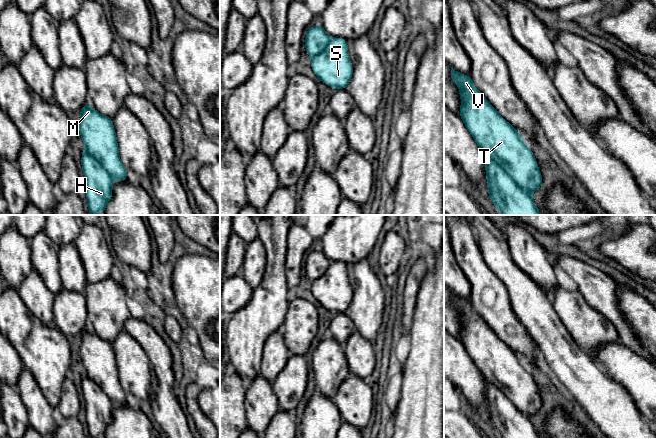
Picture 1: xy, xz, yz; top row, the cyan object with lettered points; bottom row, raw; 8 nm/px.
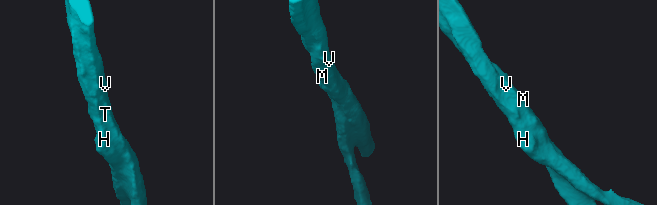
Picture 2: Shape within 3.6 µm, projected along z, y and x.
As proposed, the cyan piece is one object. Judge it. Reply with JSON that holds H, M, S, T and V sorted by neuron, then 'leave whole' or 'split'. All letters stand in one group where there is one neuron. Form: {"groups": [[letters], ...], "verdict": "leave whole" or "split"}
{"groups": [["H"], ["M", "S", "T", "V"]], "verdict": "split"}

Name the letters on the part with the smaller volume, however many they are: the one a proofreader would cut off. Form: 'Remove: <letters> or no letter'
Remove: H

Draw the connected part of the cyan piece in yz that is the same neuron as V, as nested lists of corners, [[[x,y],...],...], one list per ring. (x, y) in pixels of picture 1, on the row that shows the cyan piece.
[[[451,68],[451,79],[459,87],[461,119],[487,158],[500,165],[514,182],[530,195],[542,186],[542,175],[530,148],[521,134],[510,125],[473,85],[471,76],[465,76]]]

